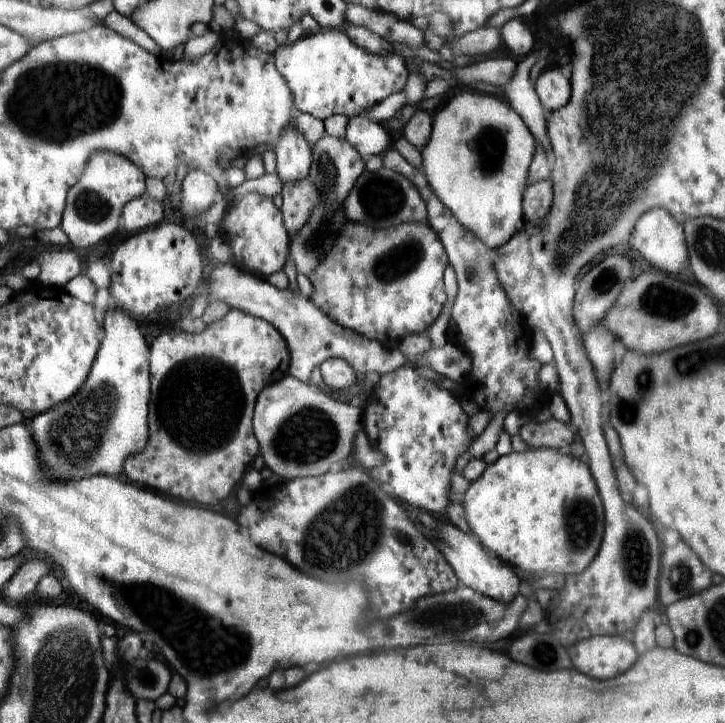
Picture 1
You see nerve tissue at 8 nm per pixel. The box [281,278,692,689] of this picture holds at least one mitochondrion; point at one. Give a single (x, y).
(342, 535)

